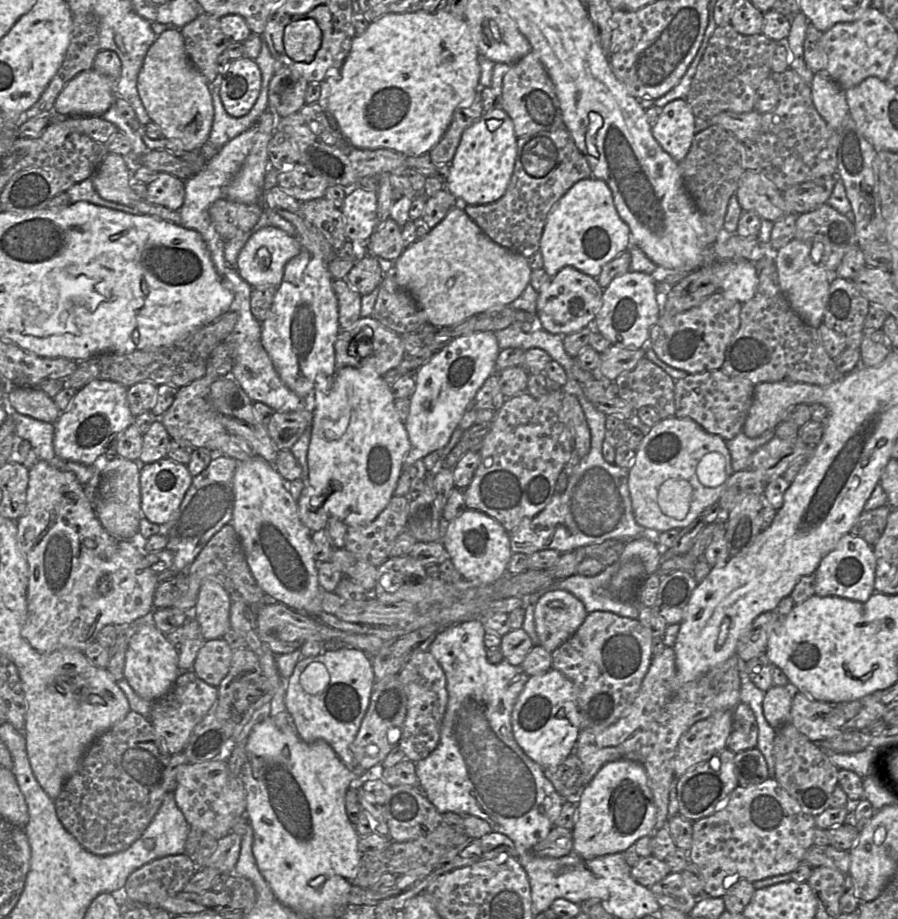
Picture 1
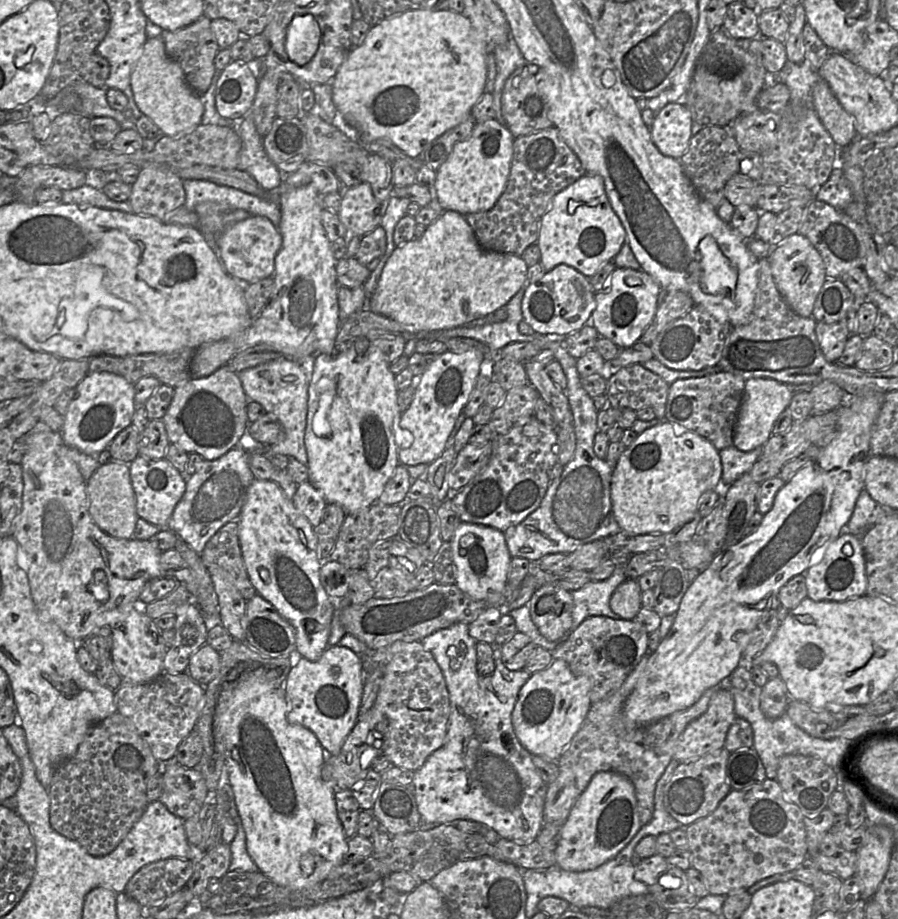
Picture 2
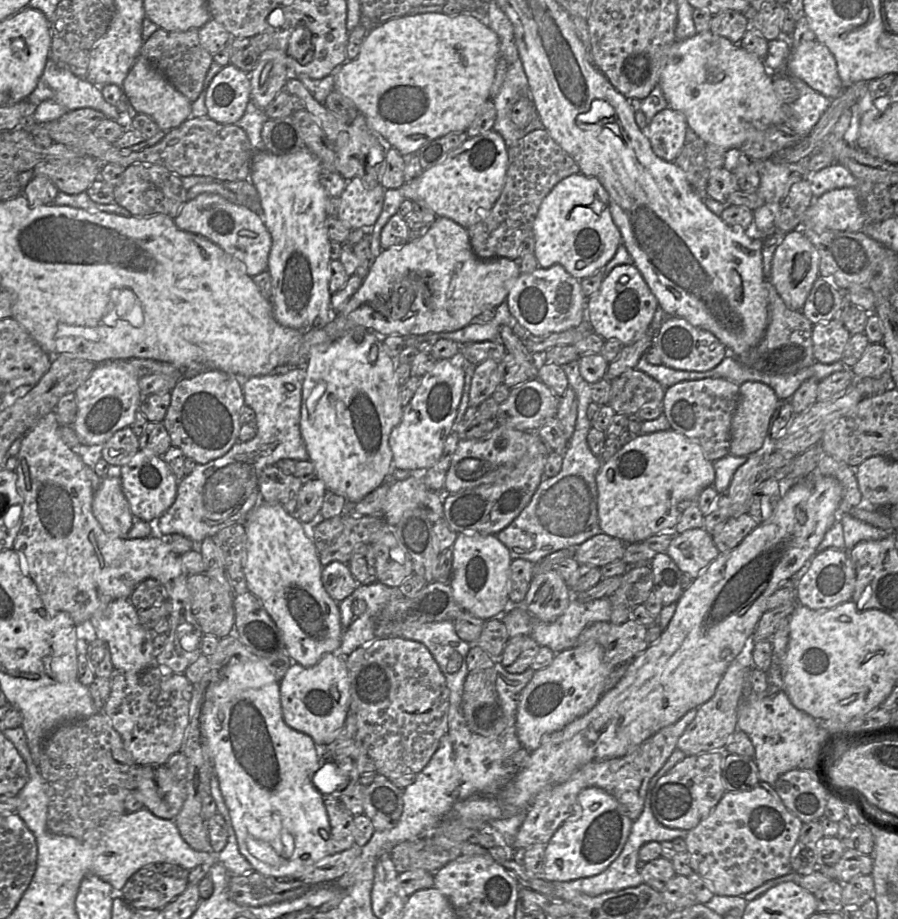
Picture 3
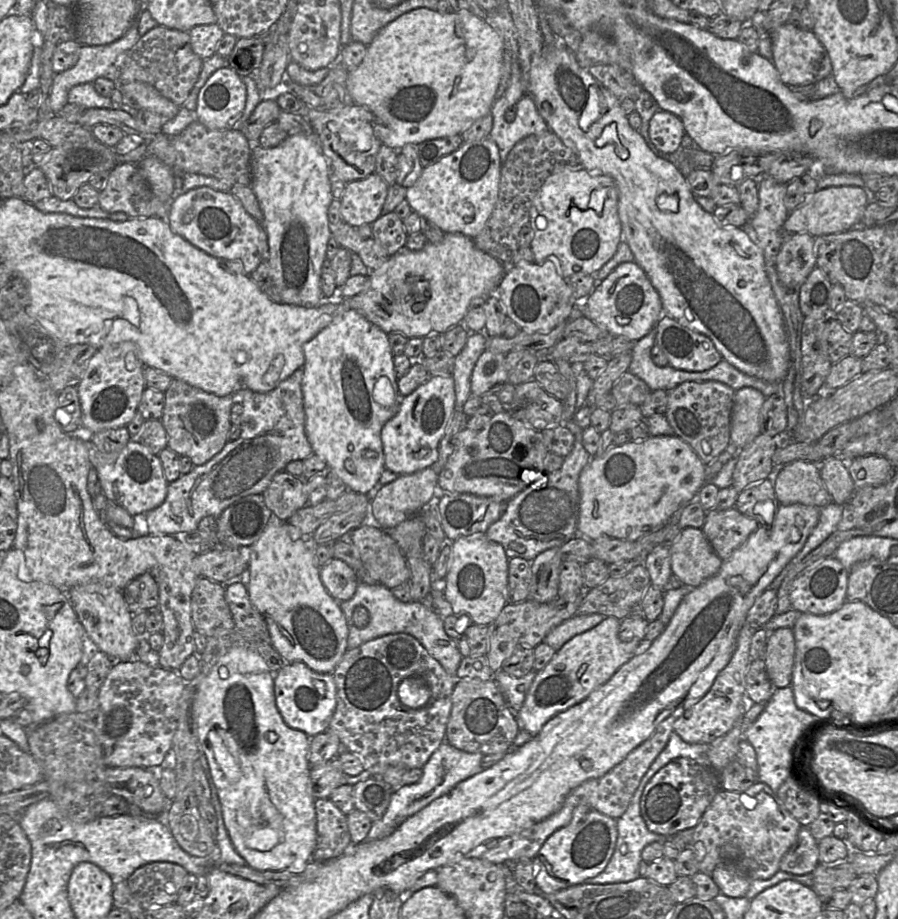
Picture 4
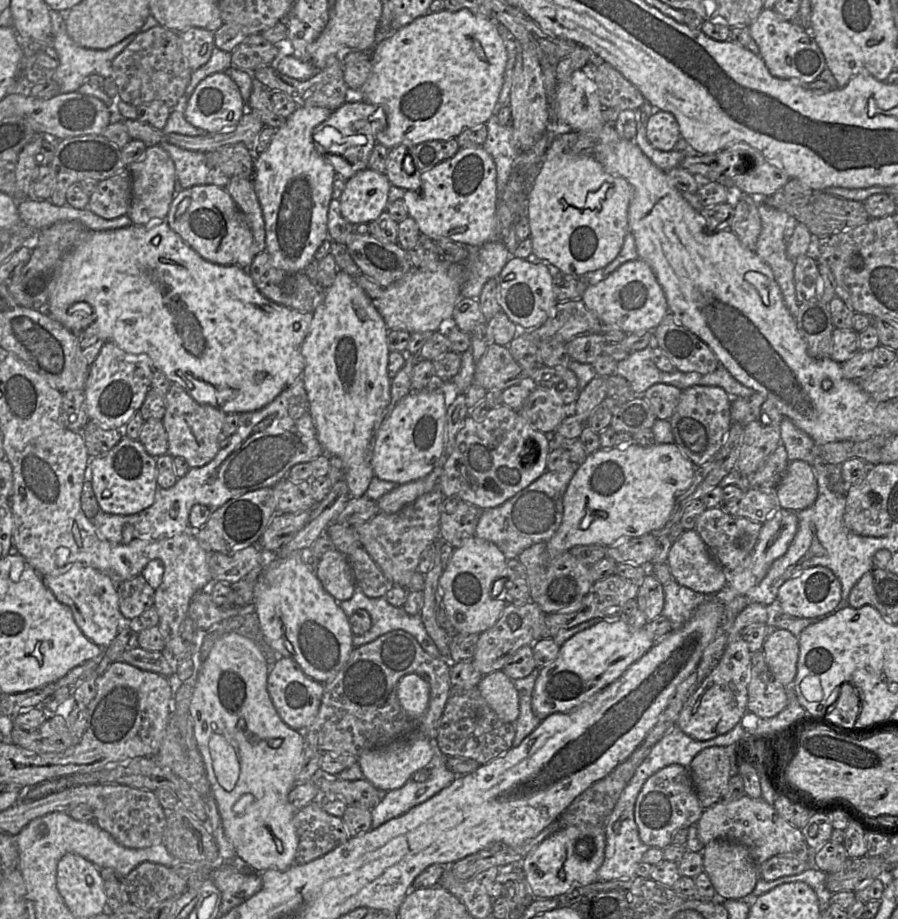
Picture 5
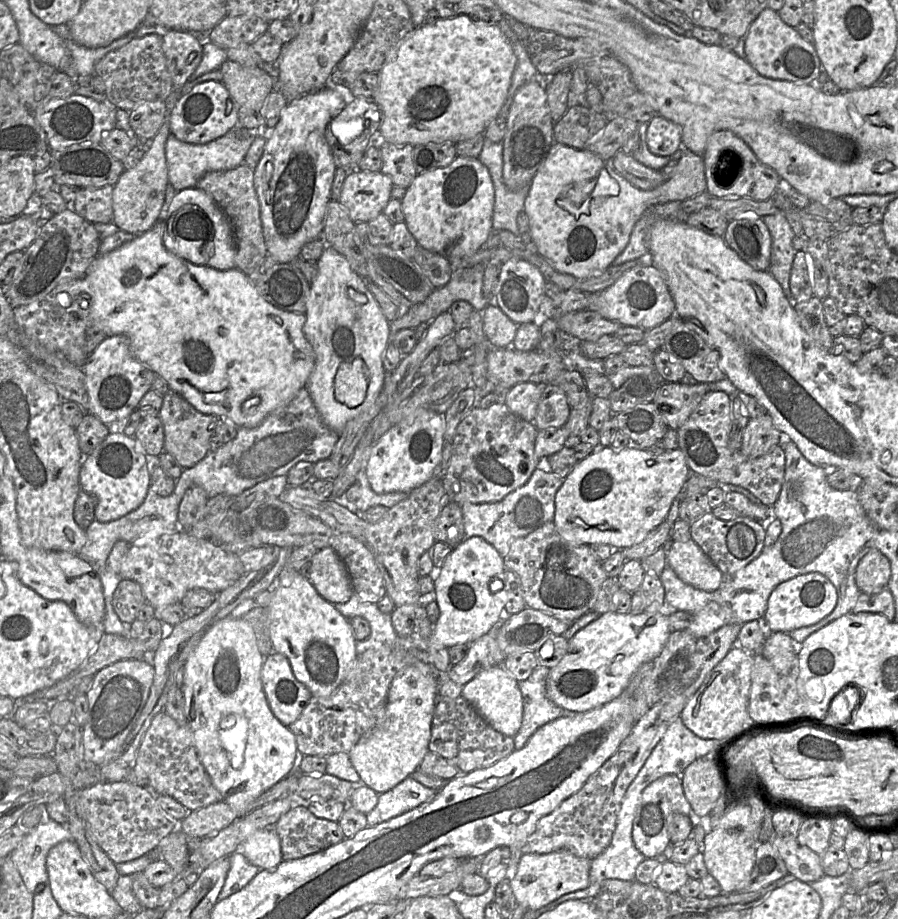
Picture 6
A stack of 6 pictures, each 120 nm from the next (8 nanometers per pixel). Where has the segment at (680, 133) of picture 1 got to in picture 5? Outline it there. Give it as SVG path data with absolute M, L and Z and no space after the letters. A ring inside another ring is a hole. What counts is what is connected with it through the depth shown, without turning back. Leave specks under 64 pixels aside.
M658 110L651 115L647 123L647 139L654 148L671 151L680 137L678 121L670 112Z

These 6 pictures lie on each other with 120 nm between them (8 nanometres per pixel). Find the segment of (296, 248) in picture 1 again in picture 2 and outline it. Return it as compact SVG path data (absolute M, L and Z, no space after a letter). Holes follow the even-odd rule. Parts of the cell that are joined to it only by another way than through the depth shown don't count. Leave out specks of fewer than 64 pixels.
M251 215L226 228L219 238L218 247L219 258L227 274L253 283L273 276L275 256L282 247L282 236L278 227L268 218Z

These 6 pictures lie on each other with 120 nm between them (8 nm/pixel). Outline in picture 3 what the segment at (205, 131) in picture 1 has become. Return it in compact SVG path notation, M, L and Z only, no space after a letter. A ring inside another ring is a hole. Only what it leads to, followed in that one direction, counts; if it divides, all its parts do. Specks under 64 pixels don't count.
M139 55L137 57L133 67L124 79L122 91L137 113L143 113L151 117L161 131L170 131L180 126L191 116L192 102L179 92L144 56Z

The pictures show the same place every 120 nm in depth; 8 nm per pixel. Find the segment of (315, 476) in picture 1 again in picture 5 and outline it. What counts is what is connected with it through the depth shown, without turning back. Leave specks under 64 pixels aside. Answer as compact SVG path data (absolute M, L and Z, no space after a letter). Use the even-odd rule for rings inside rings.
M338 270L333 284L321 290L322 301L313 312L313 320L301 348L305 360L303 381L324 454L338 456L342 460L350 494L353 498L361 498L374 477L371 465L374 424L391 401L389 329L372 300L357 284L356 278Z

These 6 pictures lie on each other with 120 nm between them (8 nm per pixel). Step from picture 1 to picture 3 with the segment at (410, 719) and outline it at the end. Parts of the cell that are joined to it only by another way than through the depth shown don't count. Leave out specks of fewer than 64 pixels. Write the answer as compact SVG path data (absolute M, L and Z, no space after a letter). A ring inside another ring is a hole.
M401 637L378 638L371 643L361 646L345 657L348 676L350 681L350 706L348 712L353 712L357 720L357 730L354 739L365 748L367 756L374 762L376 773L386 778L397 777L405 773L419 773L429 762L447 730L448 709L450 704L449 689L446 679L438 664L427 647L417 641Z

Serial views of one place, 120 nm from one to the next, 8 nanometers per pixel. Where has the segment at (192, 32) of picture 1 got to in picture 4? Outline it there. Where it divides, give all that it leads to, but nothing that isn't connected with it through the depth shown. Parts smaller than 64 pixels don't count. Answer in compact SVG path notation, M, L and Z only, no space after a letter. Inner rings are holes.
M157 25L142 35L128 51L120 74L120 82L122 84L145 82L176 105L182 106L199 77L202 65L203 59L192 50L189 32Z

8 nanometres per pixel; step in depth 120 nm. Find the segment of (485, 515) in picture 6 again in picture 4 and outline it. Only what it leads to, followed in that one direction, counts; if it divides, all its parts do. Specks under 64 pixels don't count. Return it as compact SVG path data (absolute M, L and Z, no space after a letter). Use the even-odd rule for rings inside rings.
M574 421L567 422L566 427L574 434L575 442L572 451L564 457L562 466L546 473L507 501L502 516L485 533L490 540L503 546L509 559L518 557L532 562L545 550L562 547L576 538L580 508L579 476L594 456L583 447L583 429Z

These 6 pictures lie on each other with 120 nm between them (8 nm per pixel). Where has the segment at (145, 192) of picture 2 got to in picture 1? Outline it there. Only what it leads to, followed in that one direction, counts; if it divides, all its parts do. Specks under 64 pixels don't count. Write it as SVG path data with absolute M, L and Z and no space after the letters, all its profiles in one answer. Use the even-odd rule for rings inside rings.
M159 172L156 178L146 184L149 203L178 211L184 203L185 181L165 172Z

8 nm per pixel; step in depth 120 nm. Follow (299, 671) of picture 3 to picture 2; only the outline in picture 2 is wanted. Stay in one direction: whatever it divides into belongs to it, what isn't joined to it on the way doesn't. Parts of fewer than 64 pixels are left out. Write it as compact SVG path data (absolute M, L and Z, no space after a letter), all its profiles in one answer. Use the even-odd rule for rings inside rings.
M328 646L315 662L302 657L285 680L286 718L312 731L323 749L337 756L357 722L364 684L363 661L349 648Z

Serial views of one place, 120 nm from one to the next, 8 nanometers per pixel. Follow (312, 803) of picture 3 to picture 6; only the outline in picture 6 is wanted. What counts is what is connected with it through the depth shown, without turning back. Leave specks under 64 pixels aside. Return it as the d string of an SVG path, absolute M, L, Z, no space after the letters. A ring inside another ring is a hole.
M227 616L215 621L205 631L194 651L184 662L184 682L181 686L181 691L185 700L187 725L193 732L194 743L199 759L208 773L213 786L220 792L222 801L227 803L239 817L243 817L252 811L252 803L264 791L289 776L294 770L298 770L300 760L302 756L305 756L298 752L294 734L274 716L269 707L261 682L261 669L264 659L265 658L259 651L257 640L251 626L242 618L235 619L231 616ZM274 828L257 830L236 852L241 852L251 864L264 870L275 870L283 861L280 839Z

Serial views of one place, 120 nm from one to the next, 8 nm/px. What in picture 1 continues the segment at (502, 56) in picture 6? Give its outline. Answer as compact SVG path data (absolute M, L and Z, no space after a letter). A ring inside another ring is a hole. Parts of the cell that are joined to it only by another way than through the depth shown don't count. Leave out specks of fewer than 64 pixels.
M448 10L434 13L417 11L409 13L390 13L370 22L364 33L356 35L352 41L351 49L342 67L338 72L333 72L321 82L321 102L328 114L332 114L337 121L337 127L345 139L359 149L376 150L390 149L404 156L421 156L430 150L442 139L450 125L455 110L464 101L473 100L479 91L480 65L478 62L479 51L473 40L470 28L465 19L453 15Z

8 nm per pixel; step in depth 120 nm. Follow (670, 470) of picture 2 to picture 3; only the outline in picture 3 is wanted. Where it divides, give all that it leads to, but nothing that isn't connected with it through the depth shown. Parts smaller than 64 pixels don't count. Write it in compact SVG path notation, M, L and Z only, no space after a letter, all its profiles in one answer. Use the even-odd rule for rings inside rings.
M671 428L638 434L603 462L596 475L601 531L625 544L641 543L666 528L673 528L682 506L696 503L700 492L713 486L714 480L713 462L704 457L697 442Z

